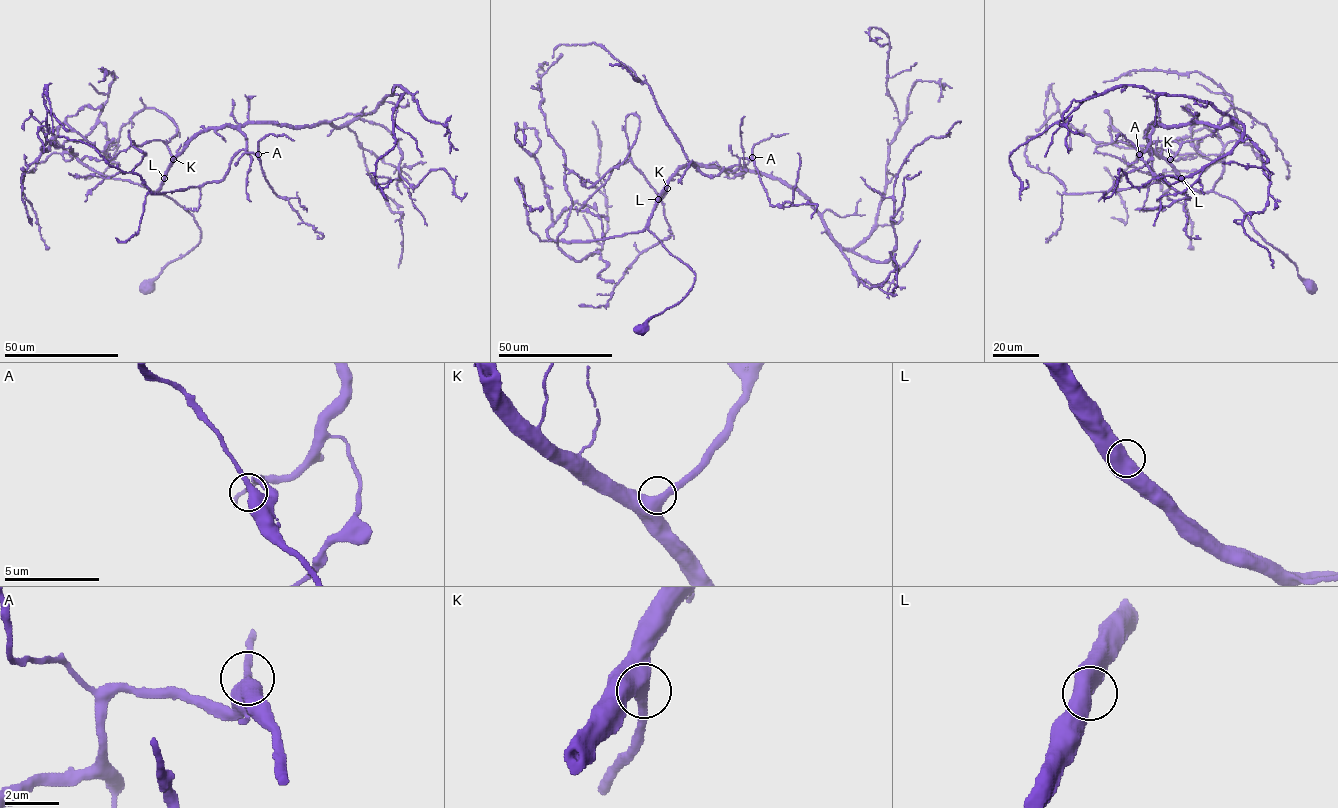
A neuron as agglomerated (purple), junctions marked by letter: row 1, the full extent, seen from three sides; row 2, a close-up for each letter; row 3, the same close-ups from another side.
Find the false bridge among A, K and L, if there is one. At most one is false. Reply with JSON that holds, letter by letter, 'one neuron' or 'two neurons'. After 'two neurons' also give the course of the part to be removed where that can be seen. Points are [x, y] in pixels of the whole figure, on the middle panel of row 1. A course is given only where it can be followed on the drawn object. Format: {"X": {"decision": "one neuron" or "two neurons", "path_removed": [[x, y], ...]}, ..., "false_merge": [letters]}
{"A": {"decision": "one neuron"}, "K": {"decision": "one neuron"}, "L": {"decision": "one neuron"}, "false_merge": []}

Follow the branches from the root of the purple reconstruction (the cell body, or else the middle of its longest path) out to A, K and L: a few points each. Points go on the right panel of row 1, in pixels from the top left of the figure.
A: (1311, 287), (1233, 200), (1194, 191), (1152, 149), (1147, 134), (1151, 126), (1149, 144), (1139, 154)
K: (1311, 287), (1298, 274), (1295, 265), (1254, 229), (1233, 200), (1212, 191), (1194, 191), (1170, 159)
L: (1311, 287), (1298, 274), (1295, 265), (1254, 229), (1233, 200), (1212, 191), (1199, 193), (1182, 178)

